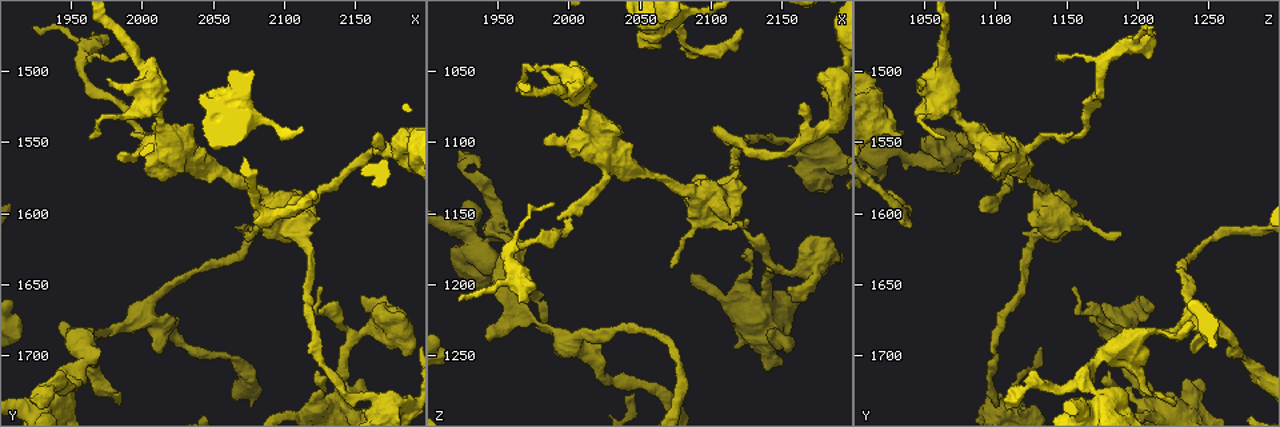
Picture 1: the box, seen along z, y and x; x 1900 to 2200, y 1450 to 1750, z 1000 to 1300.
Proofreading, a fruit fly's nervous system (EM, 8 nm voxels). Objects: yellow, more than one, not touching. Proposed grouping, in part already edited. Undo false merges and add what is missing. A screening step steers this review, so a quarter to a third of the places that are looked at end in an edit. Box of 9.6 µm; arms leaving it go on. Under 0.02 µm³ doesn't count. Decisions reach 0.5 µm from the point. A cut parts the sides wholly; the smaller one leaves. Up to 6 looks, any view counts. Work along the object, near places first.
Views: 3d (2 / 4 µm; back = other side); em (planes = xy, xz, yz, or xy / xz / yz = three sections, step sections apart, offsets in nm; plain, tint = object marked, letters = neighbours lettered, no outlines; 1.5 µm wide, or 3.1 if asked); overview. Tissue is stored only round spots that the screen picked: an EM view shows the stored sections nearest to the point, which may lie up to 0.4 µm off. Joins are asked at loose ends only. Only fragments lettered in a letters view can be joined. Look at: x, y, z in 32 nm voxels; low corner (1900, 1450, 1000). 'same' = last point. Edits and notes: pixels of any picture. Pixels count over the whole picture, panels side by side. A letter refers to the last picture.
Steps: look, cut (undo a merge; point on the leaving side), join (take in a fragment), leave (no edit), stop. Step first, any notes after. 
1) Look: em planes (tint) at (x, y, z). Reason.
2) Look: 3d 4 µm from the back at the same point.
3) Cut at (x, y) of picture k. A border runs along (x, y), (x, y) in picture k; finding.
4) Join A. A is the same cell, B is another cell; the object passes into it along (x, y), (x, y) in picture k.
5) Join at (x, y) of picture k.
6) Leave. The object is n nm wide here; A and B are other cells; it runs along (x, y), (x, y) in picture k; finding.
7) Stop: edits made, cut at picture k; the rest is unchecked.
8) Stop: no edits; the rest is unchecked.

Look: 3d 2 µm at (1924, 1732, 1106). Branch stops here.

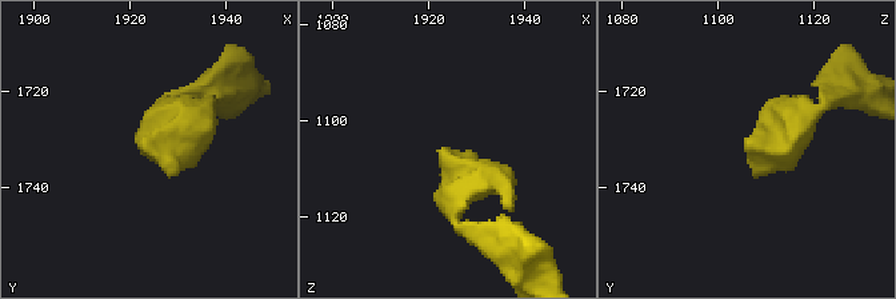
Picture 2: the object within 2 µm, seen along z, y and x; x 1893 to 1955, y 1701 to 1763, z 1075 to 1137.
Look: em yz step 4 (tint) at (1923, 1729, 1106).

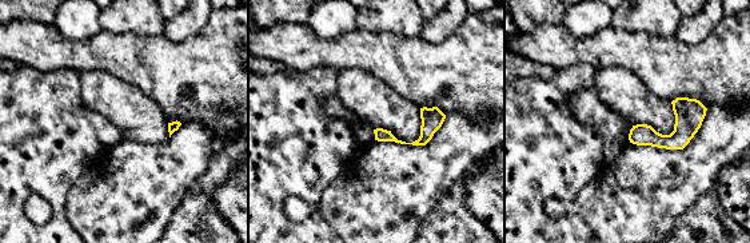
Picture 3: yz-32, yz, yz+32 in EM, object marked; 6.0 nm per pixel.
Look: em yz step 4 (letters) at the same point.

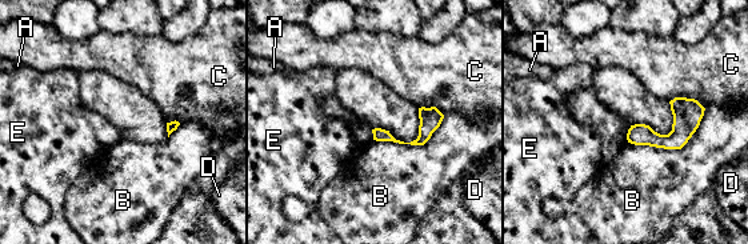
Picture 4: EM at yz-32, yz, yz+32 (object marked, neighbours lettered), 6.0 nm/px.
Leave. A, B, C, D and E are other cells; it runs along (700, 110), (671, 139), (630, 136) in picture 4; none of them fits.

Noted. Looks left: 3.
Look: em xy step 8 (letters) at (2102, 1600, 1090). Long arm stops here.

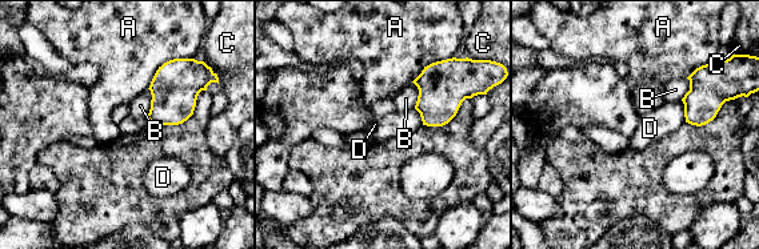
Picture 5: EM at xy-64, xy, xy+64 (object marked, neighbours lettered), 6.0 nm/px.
Leave. The longest contact is with A, 340 nm; A, B, C and D are other cells; a border runs along (148, 88), (151, 108), (146, 116) in picture 5; none of them fits.

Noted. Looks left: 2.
Look: em planes (letters) at (2140, 1716, 1232). Stops while still wide.

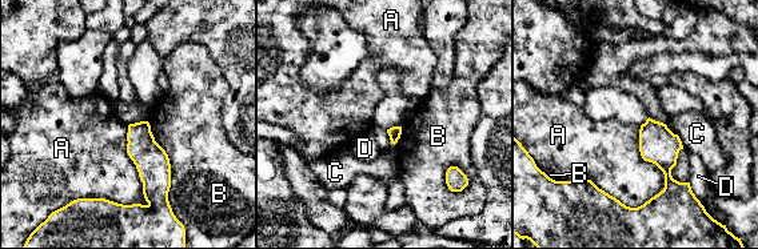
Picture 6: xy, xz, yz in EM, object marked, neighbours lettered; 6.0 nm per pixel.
Leave. A, B, C and D are other cells; a border runs along (639, 127), (663, 175), (642, 205) in picture 6; no lettered fragment goes on from it.

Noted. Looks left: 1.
Stop: no edits; the rest is unchecked.

